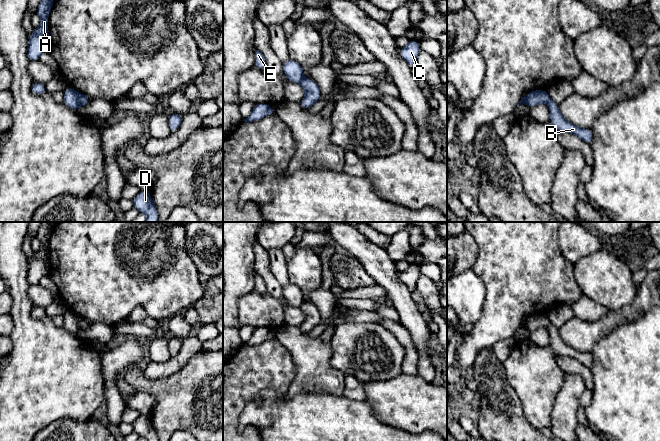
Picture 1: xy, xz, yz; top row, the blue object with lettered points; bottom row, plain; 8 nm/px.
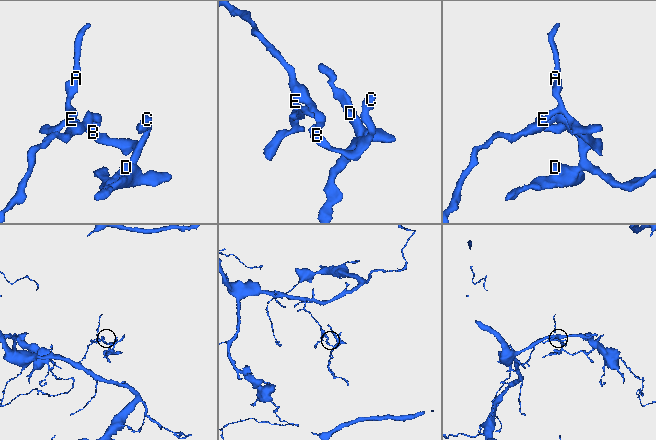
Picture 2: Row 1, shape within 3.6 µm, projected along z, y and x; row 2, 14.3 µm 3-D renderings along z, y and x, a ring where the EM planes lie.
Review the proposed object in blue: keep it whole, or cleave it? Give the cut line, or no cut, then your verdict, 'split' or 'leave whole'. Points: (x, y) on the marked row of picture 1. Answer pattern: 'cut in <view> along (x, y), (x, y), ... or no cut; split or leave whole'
cut in xy along (77, 93), (78, 106); split

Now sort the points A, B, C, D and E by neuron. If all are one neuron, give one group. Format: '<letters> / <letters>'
A E / B C D

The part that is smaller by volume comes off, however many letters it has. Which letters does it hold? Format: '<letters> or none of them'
B, C, D

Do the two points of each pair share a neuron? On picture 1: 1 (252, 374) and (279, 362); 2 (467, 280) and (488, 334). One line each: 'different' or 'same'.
1: same
2: different

